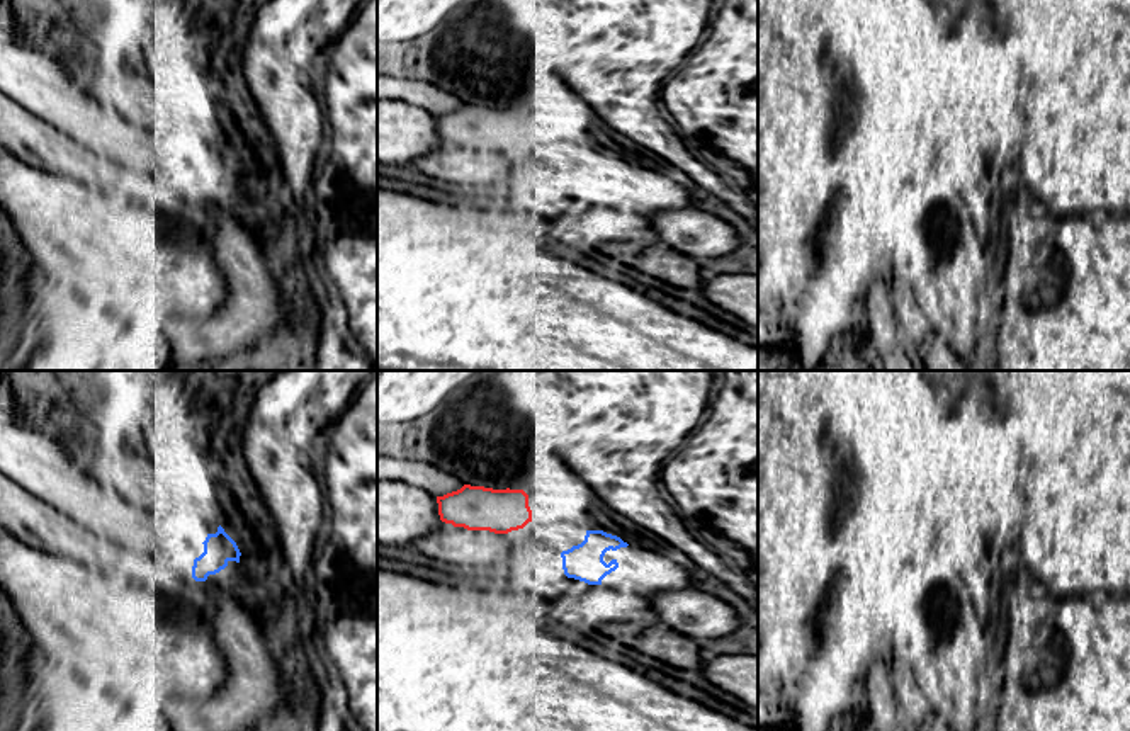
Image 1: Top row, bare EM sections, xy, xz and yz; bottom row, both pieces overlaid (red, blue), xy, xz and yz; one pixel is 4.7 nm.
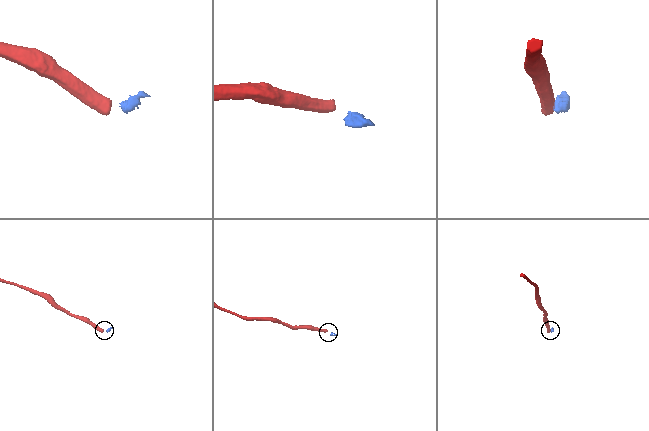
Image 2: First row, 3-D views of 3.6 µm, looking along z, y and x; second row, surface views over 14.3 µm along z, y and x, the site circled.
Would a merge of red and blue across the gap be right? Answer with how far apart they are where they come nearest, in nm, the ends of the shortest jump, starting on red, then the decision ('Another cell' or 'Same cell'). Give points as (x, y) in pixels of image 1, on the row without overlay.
Distance 200 nm. Across: xz (531, 140), (563, 170). Same cell

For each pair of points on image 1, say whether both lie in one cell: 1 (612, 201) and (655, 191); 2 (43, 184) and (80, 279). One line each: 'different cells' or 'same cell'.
1: same cell
2: same cell

